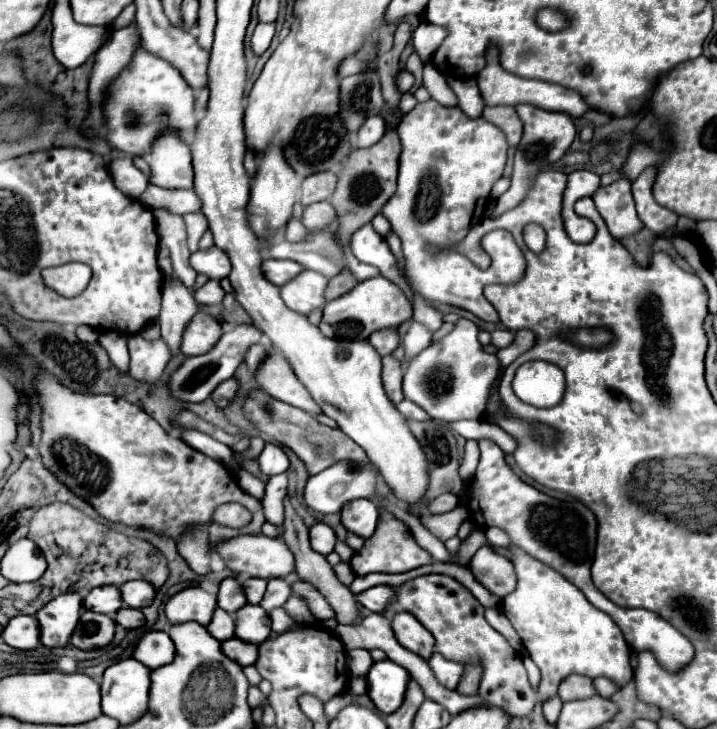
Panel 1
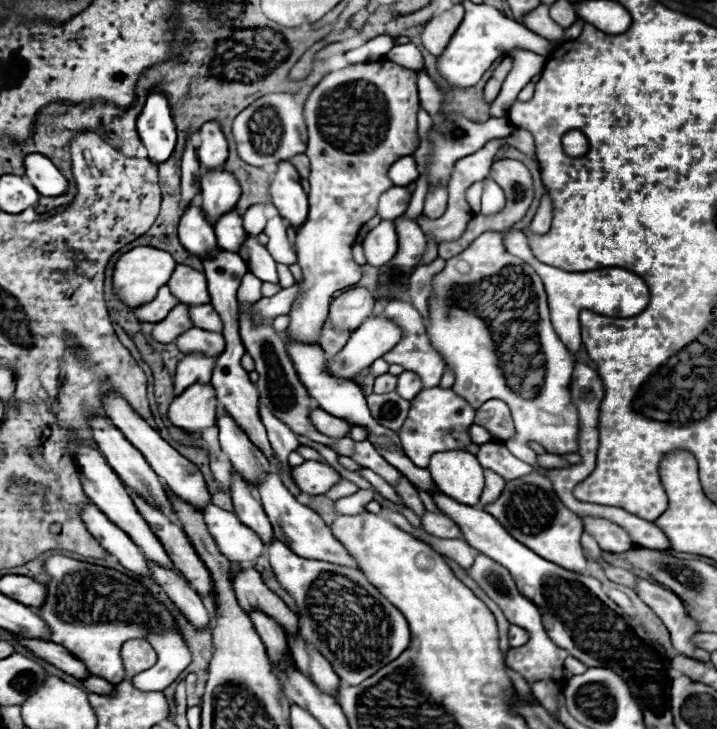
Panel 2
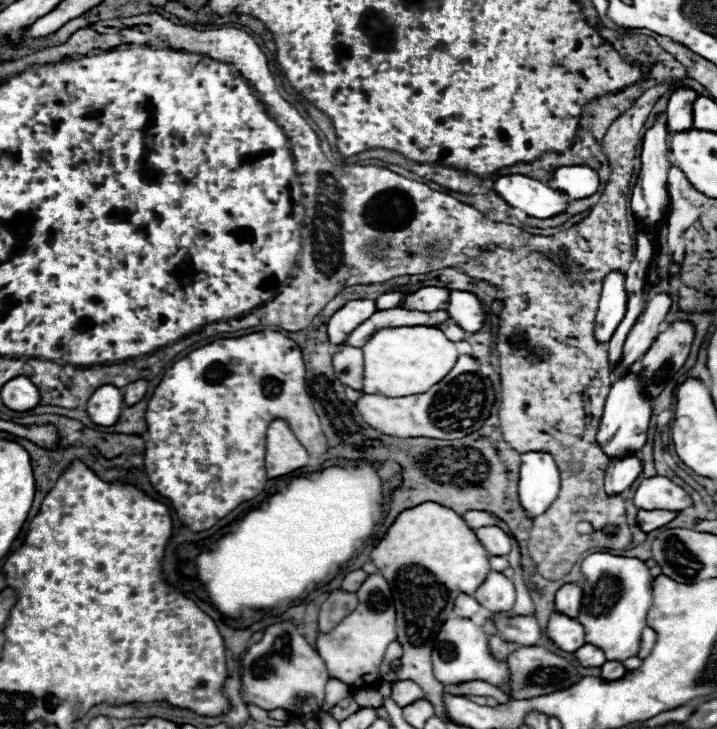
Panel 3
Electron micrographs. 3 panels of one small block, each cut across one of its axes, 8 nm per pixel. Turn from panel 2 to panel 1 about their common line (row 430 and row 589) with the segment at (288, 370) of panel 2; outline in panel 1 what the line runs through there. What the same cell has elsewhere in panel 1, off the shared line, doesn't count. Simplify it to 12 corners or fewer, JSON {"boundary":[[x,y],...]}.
{"boundary":[[304,580],[292,584],[294,594],[308,600],[316,620],[334,618],[328,600]]}

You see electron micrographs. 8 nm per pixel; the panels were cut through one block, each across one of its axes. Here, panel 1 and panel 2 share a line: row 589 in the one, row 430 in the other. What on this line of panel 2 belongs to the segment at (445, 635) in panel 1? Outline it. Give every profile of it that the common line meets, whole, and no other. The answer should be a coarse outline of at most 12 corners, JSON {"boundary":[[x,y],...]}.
{"boundary":[[452,388],[422,390],[398,430],[426,468],[436,452],[464,450],[474,408]]}

